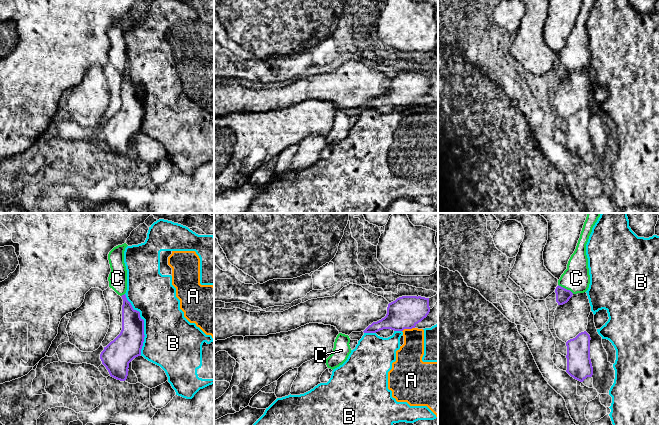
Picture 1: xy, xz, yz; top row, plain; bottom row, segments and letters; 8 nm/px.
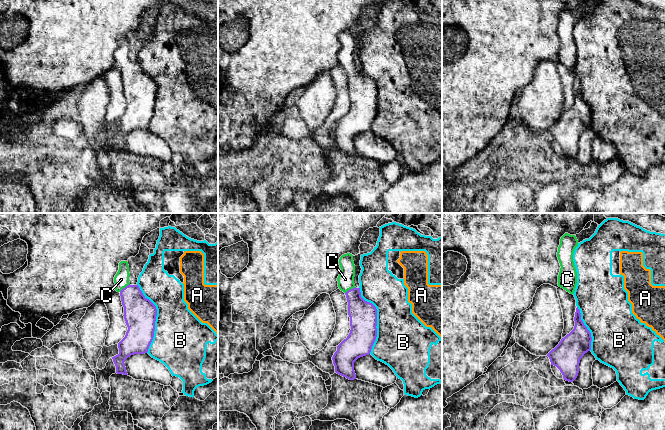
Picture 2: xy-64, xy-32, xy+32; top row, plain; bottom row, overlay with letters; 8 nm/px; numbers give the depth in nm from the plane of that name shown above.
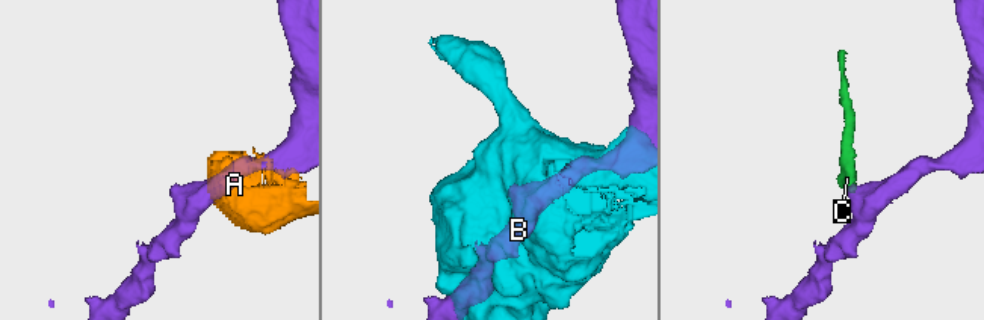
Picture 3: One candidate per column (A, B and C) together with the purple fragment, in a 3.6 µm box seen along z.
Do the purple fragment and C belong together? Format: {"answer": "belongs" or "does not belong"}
{"answer": "belongs"}

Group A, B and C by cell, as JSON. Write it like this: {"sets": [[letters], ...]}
{"sets": [["A", "B"], ["C"]]}

